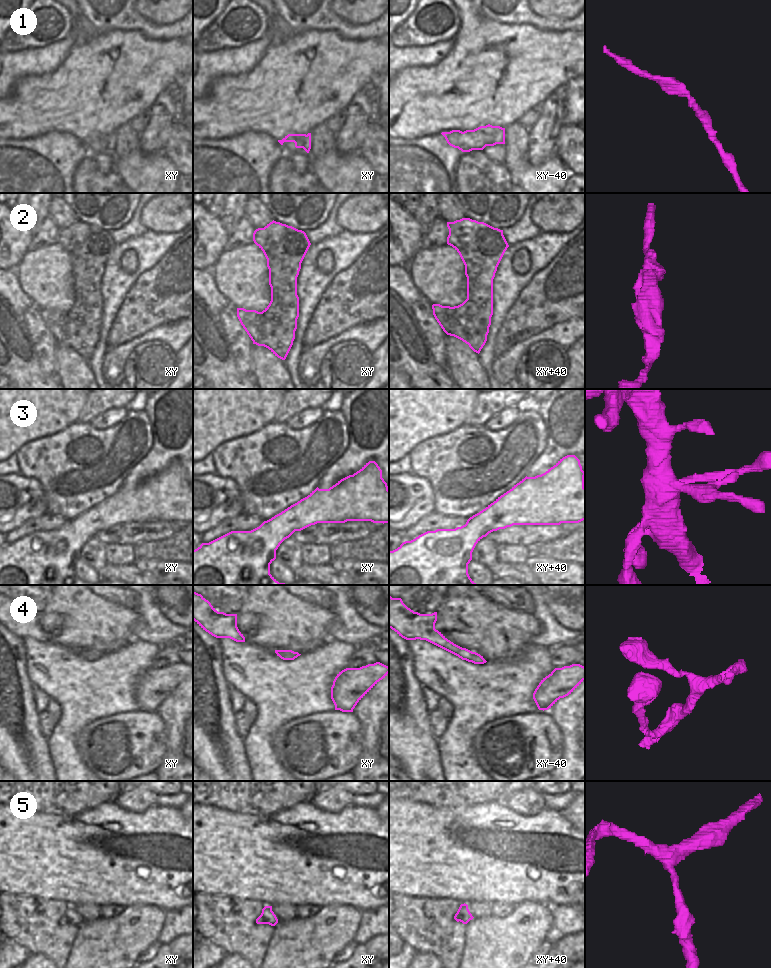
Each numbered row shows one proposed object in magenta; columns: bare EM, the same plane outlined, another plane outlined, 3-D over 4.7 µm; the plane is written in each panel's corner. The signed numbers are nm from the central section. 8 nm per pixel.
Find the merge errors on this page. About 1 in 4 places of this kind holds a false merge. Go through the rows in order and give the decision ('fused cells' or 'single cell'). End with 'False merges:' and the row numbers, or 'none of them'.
1: single cell
2: single cell
3: single cell
4: single cell
5: single cell
False merges: none of them

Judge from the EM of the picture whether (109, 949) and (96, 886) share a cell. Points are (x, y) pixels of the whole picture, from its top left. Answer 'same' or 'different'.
different

